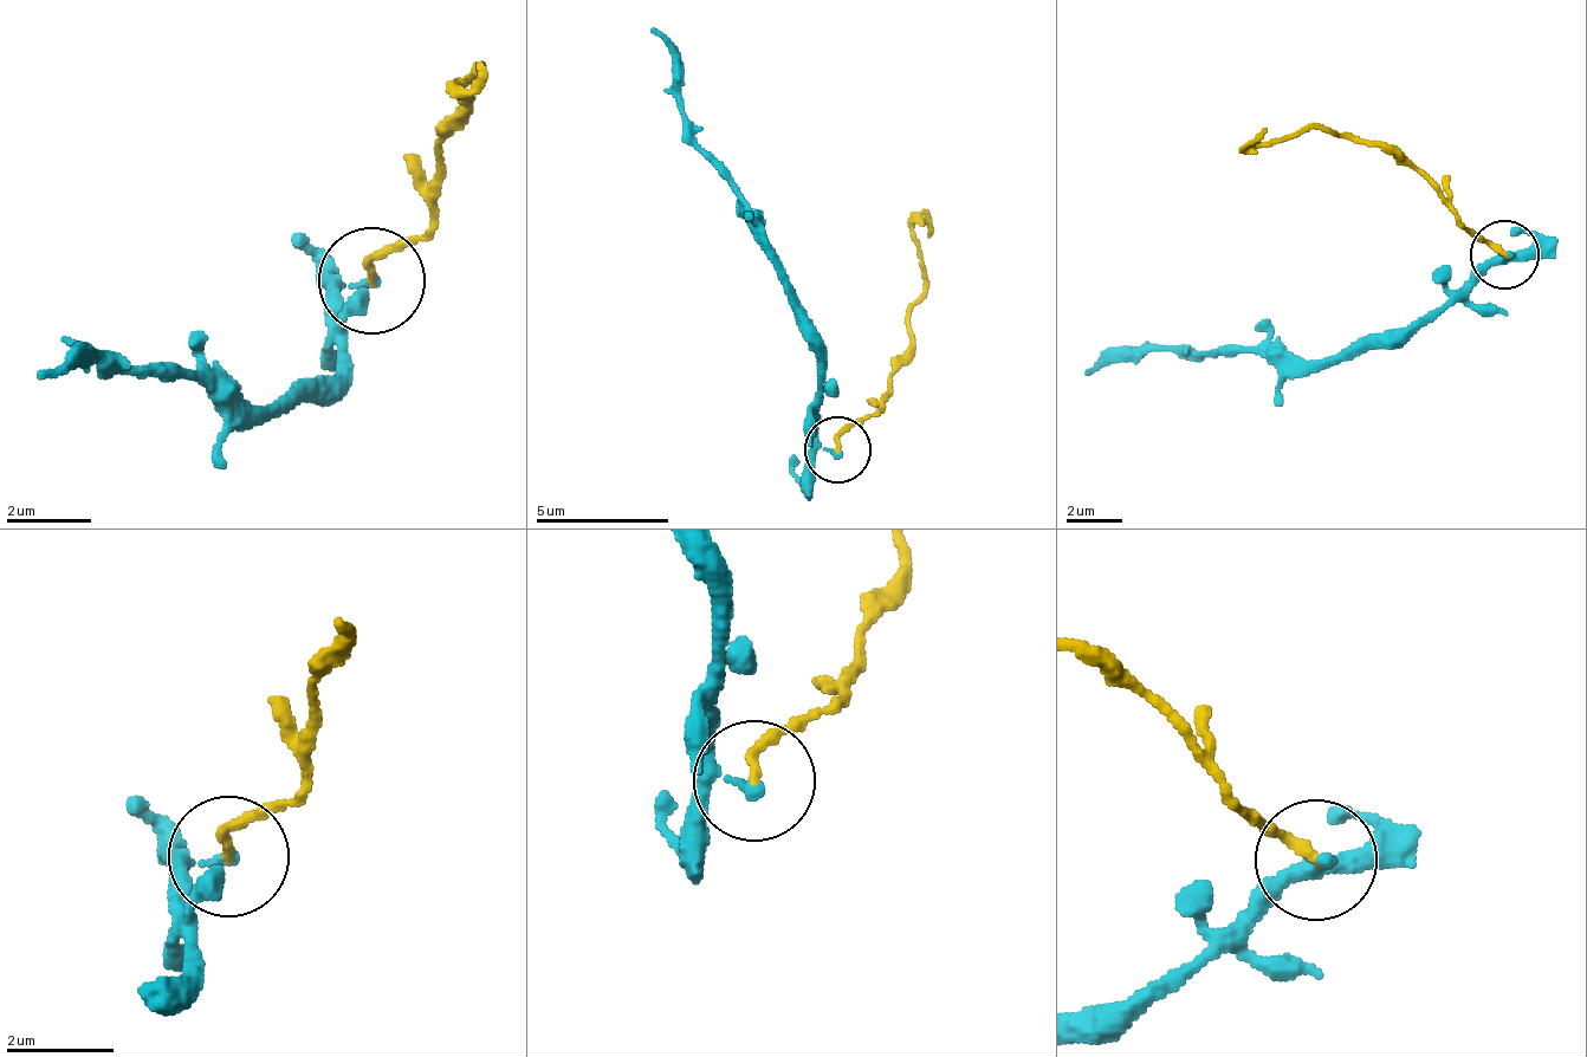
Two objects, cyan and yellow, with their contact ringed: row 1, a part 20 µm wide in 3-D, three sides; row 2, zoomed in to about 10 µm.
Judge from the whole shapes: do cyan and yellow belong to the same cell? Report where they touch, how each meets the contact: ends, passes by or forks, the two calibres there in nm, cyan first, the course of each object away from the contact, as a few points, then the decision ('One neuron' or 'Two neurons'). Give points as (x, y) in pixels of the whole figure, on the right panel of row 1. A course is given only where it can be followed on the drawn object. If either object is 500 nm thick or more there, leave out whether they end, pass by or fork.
Place: (1504, 254). At the ring cyan passes by. At the ring yellow ends. Thickness 190 nm (cyan) against 180 nm. Course of cyan: (1505, 255), (1501, 265), (1479, 265), (1411, 328), (1336, 358), (1276, 361), (1165, 349), (1109, 349), (1083, 373). Course of yellow: (1505, 255), (1455, 218), (1412, 169), (1377, 147), (1300, 127), (1237, 154). Two neurons

